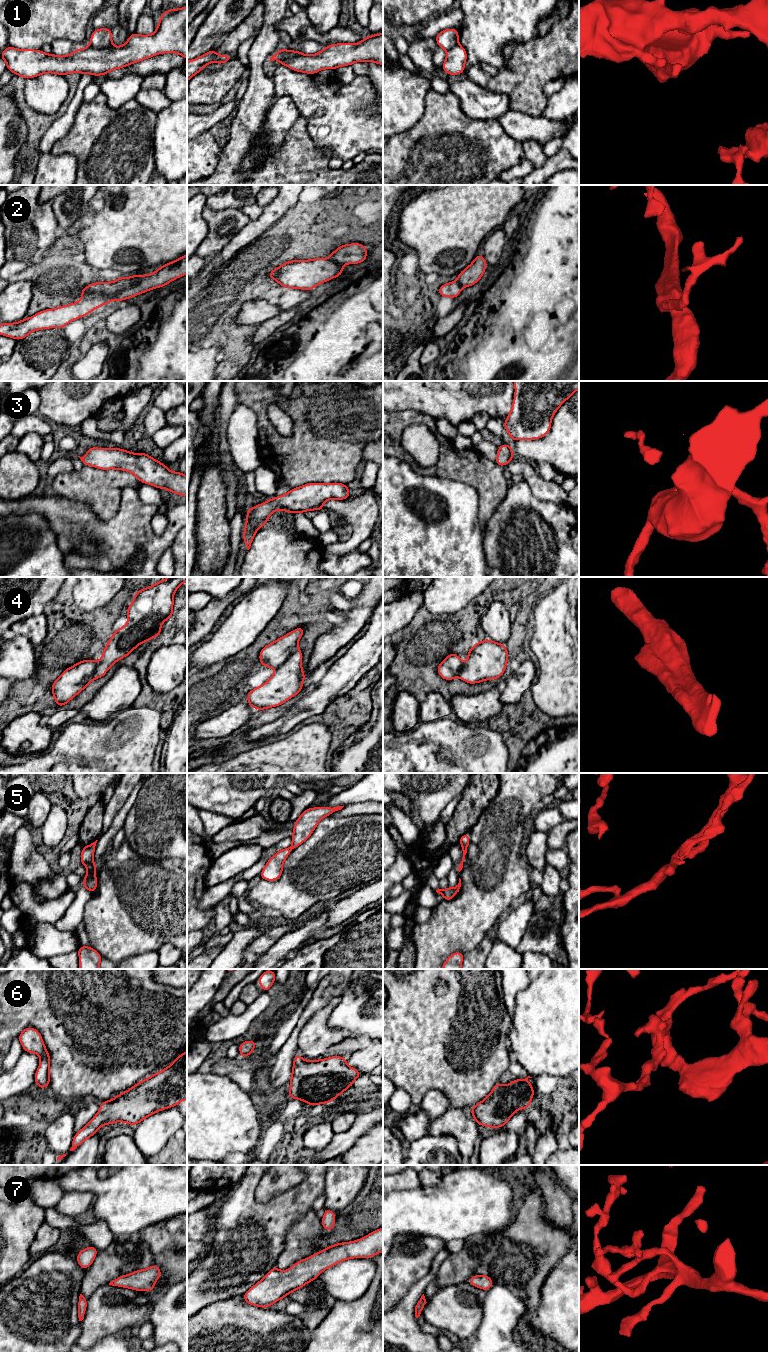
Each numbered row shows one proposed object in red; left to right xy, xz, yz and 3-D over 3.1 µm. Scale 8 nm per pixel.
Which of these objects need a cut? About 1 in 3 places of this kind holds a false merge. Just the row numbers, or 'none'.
1, 5

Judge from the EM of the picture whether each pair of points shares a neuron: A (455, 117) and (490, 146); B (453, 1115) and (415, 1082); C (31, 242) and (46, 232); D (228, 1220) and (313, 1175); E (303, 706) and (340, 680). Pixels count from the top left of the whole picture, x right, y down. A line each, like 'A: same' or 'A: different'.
A: same
B: different
C: same
D: same
E: same

